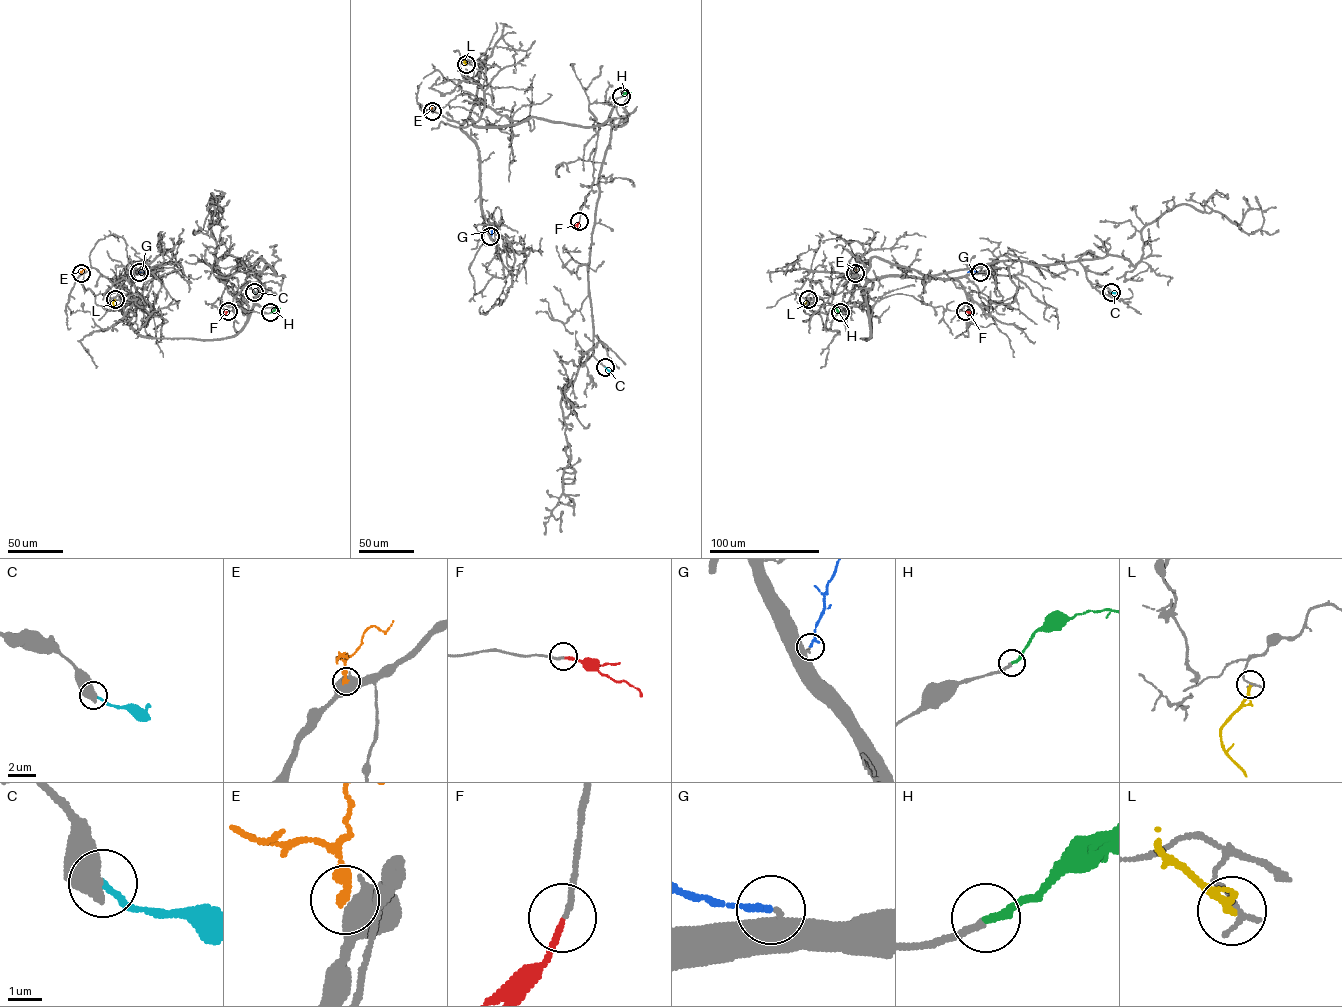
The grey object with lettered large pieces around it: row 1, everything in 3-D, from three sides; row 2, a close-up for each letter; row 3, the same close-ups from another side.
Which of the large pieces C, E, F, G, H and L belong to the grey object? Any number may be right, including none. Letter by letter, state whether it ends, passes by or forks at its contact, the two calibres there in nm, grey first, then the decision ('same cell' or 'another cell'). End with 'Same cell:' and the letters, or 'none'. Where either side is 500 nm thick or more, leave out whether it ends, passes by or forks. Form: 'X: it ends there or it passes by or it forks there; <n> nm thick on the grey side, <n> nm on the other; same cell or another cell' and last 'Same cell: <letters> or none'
C: 650 nm thick on the grey side, 160 nm on the other; another cell
E: 850 nm thick on the grey side, 340 nm on the other; another cell
F: it ends there; 150 nm thick on the grey side, 170 nm on the other; same cell
G: it ends there; 200 nm thick on the grey side, 200 nm on the other; same cell
H: it ends there; 200 nm thick on the grey side, 240 nm on the other; same cell
L: it passes by; 190 nm thick on the grey side, 140 nm on the other; another cell
Same cell: F, G, H

